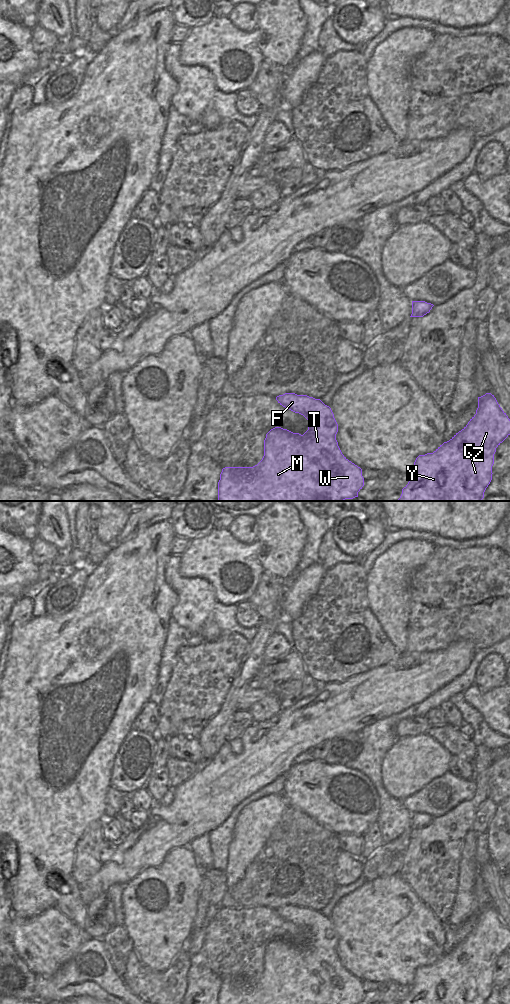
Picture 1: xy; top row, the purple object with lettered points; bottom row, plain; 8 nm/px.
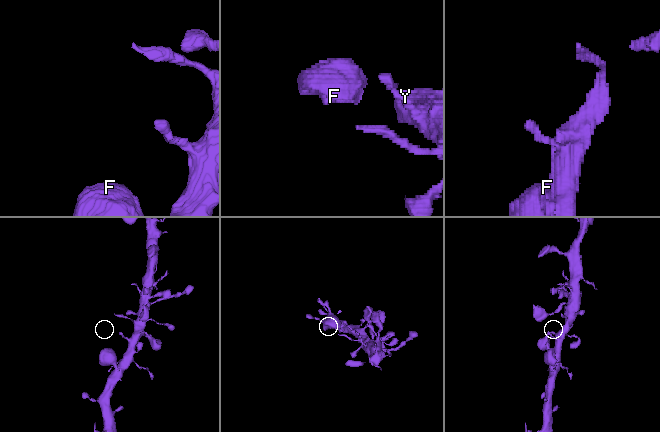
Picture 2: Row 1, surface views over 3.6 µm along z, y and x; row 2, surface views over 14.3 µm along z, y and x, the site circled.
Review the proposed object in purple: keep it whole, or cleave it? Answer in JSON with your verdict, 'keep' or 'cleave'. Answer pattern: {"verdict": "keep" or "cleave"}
{"verdict": "keep"}

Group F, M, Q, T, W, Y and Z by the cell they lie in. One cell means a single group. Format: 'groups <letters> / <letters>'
groups F M Q T W Y Z

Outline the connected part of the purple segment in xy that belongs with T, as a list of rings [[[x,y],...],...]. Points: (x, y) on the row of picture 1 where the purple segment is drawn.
[[[295,393],[279,395],[276,400],[283,407],[303,415],[308,420],[308,430],[301,435],[281,427],[271,429],[264,440],[264,456],[257,465],[222,469],[217,501],[344,501],[358,497],[364,486],[362,469],[342,454],[336,440],[338,424],[331,408],[320,399]]]

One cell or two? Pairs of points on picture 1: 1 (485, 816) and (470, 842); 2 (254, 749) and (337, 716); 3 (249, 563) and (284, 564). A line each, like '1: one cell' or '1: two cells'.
1: two cells
2: one cell
3: two cells

